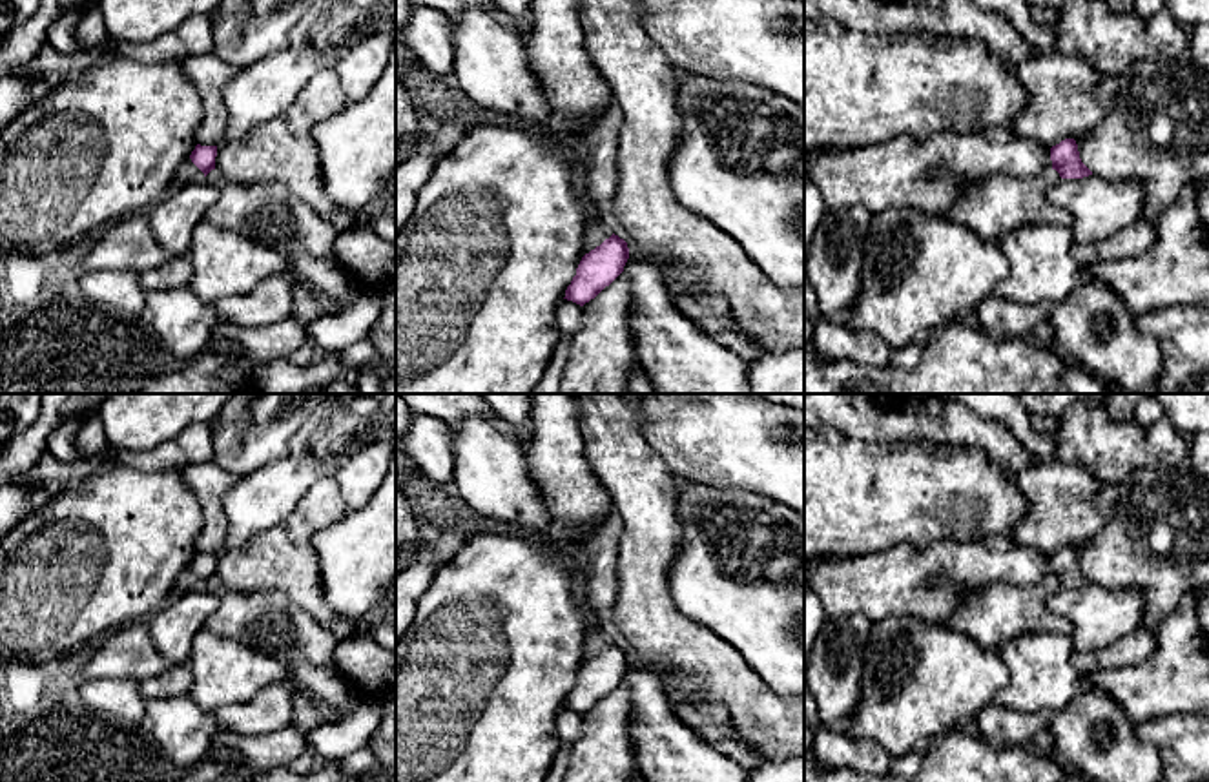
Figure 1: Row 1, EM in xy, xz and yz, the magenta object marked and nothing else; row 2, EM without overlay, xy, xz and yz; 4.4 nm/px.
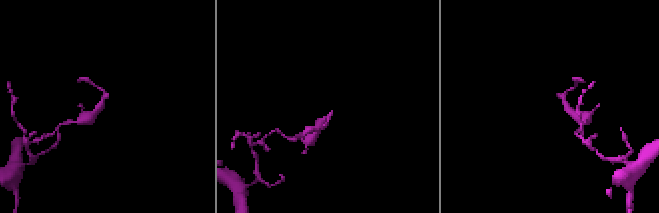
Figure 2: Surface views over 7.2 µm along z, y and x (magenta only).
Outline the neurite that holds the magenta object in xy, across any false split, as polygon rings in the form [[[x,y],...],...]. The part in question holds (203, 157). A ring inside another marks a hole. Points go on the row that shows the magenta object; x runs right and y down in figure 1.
[[[197,144],[190,155],[191,162],[204,173],[204,177],[212,170],[215,170],[215,157],[217,157],[217,146],[201,146],[201,144]]]

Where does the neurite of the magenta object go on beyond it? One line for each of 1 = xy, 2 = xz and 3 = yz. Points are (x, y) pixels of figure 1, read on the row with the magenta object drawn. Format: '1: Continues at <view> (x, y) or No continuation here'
1: No continuation here
2: No continuation here
3: No continuation here

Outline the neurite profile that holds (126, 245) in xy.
[[[133,213],[102,228],[88,241],[80,264],[84,272],[131,270],[144,272],[173,261],[148,222],[148,213]]]

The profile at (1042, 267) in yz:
[[[1021,226],[990,242],[1008,259],[1008,275],[994,290],[997,297],[1023,304],[1059,303],[1090,283],[1087,264],[1072,255],[1069,226]]]

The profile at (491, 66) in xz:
[[[467,9],[454,20],[454,51],[460,97],[520,122],[549,122],[523,40],[485,9]]]

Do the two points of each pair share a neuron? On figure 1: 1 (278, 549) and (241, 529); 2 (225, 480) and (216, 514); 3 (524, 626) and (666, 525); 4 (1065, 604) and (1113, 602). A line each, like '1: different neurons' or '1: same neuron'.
1: different neurons
2: same neuron
3: different neurons
4: same neuron

